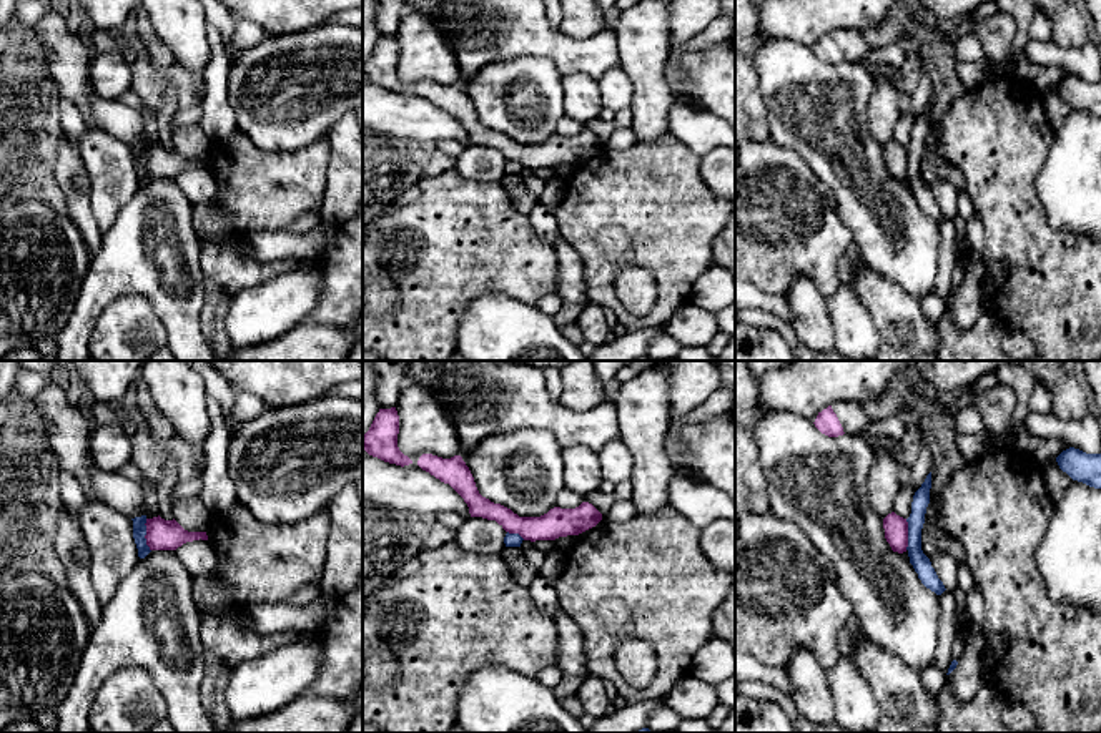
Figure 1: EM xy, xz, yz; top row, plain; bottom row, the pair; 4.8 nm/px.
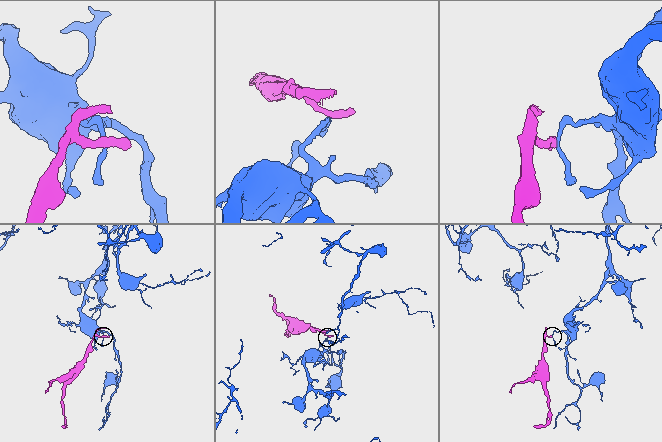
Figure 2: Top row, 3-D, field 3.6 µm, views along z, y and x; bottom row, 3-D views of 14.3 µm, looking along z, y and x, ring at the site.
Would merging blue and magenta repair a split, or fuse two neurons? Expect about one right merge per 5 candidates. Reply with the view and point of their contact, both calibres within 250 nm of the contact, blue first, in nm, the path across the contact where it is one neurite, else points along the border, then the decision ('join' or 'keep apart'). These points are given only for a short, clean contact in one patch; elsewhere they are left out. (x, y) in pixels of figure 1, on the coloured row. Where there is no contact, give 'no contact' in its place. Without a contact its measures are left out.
xy (145, 534) | 60/150 nm | keep apart

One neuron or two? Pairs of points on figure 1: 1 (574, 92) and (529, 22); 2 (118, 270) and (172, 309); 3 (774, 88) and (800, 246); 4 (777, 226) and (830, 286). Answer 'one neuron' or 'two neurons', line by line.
1: two neurons
2: one neuron
3: two neurons
4: one neuron

